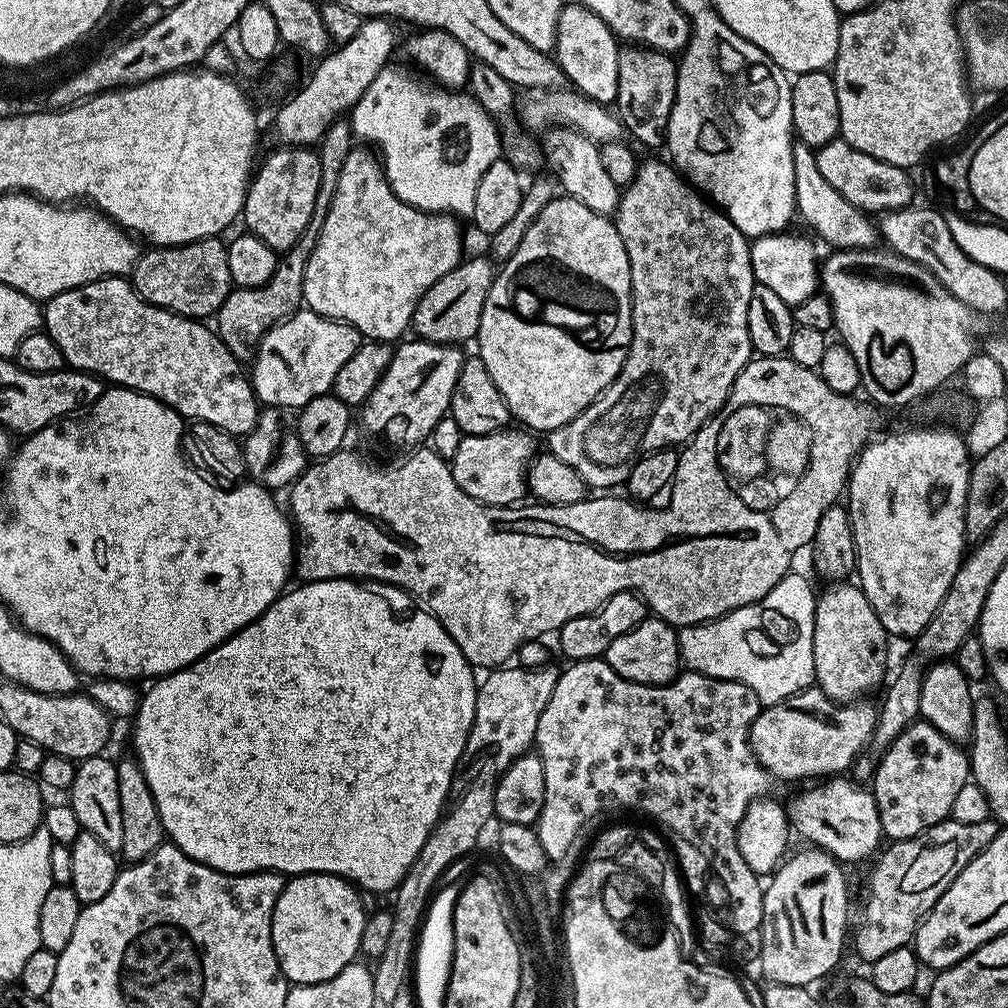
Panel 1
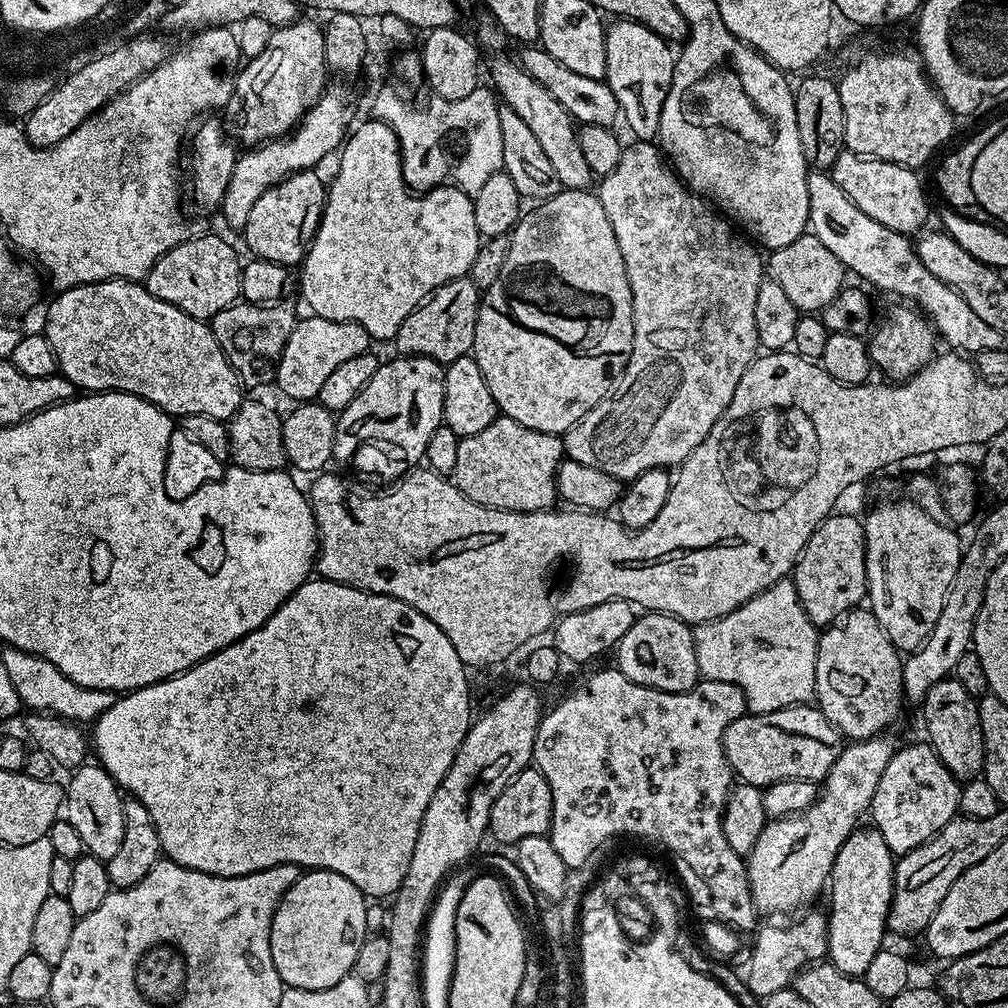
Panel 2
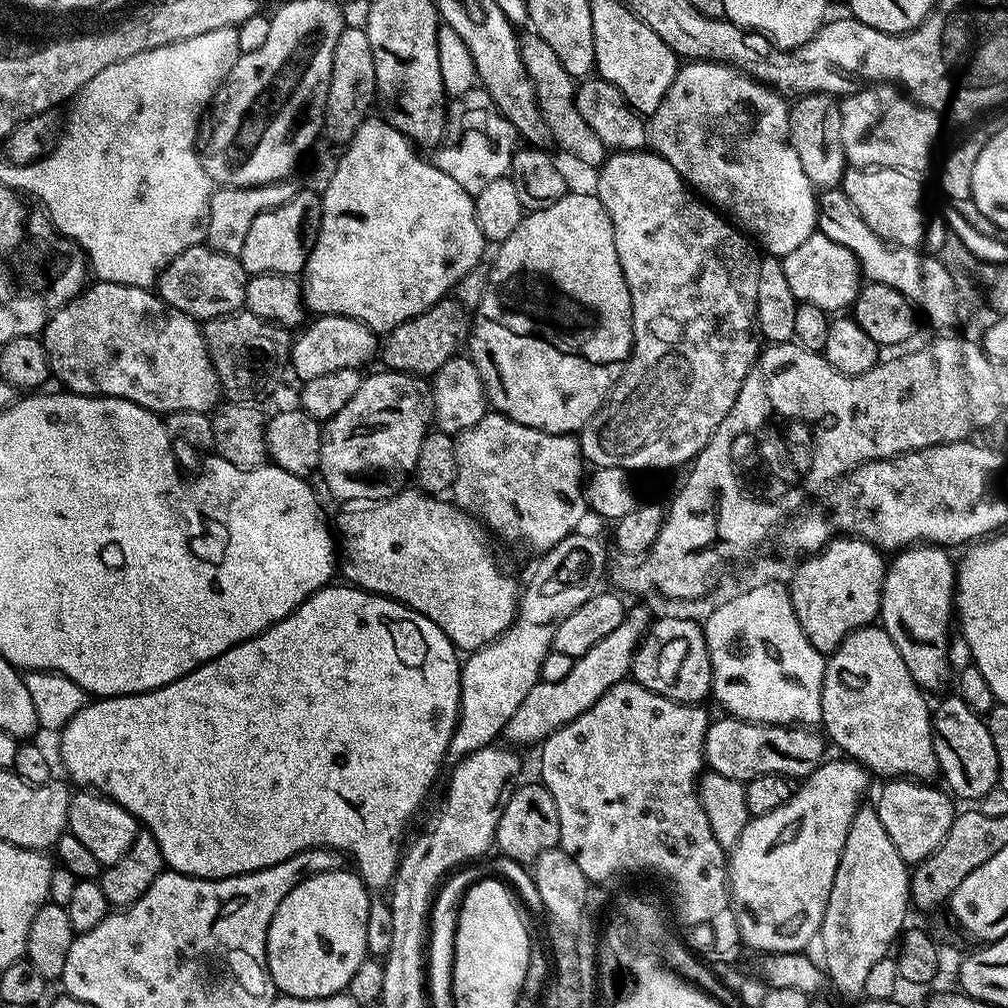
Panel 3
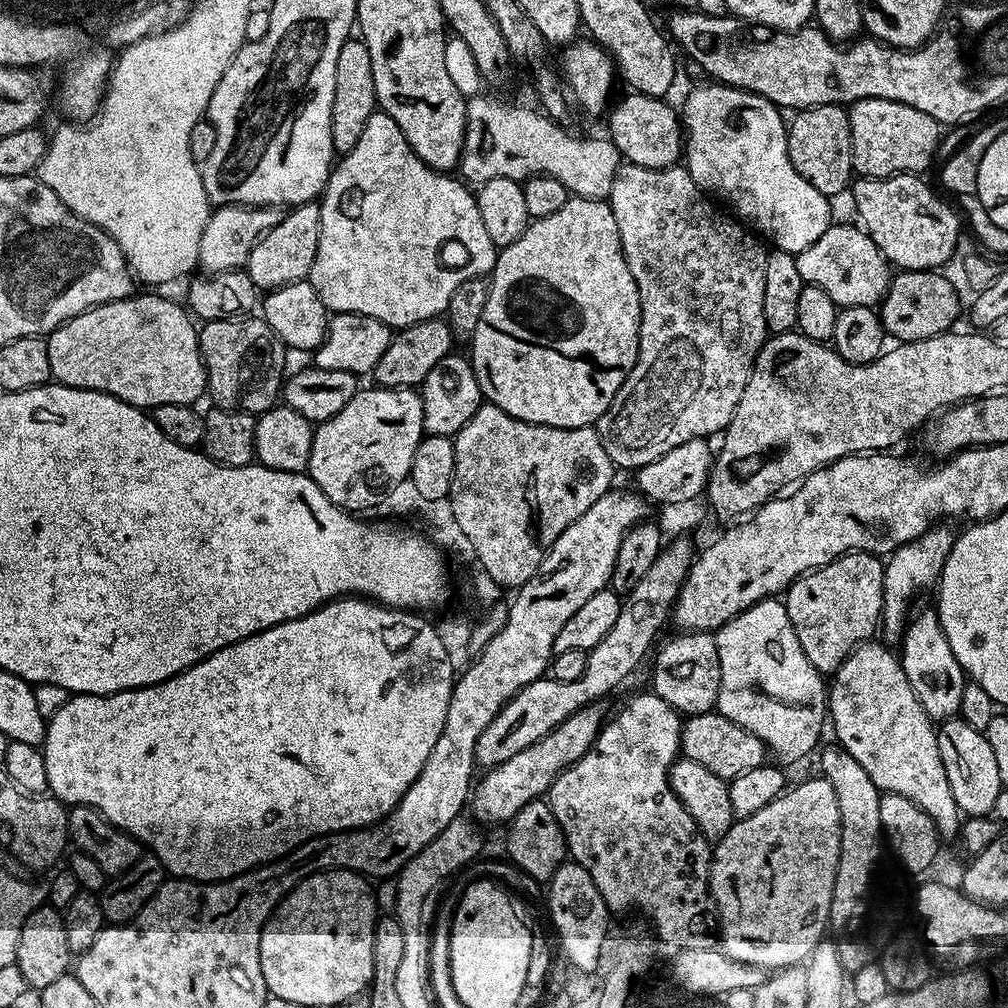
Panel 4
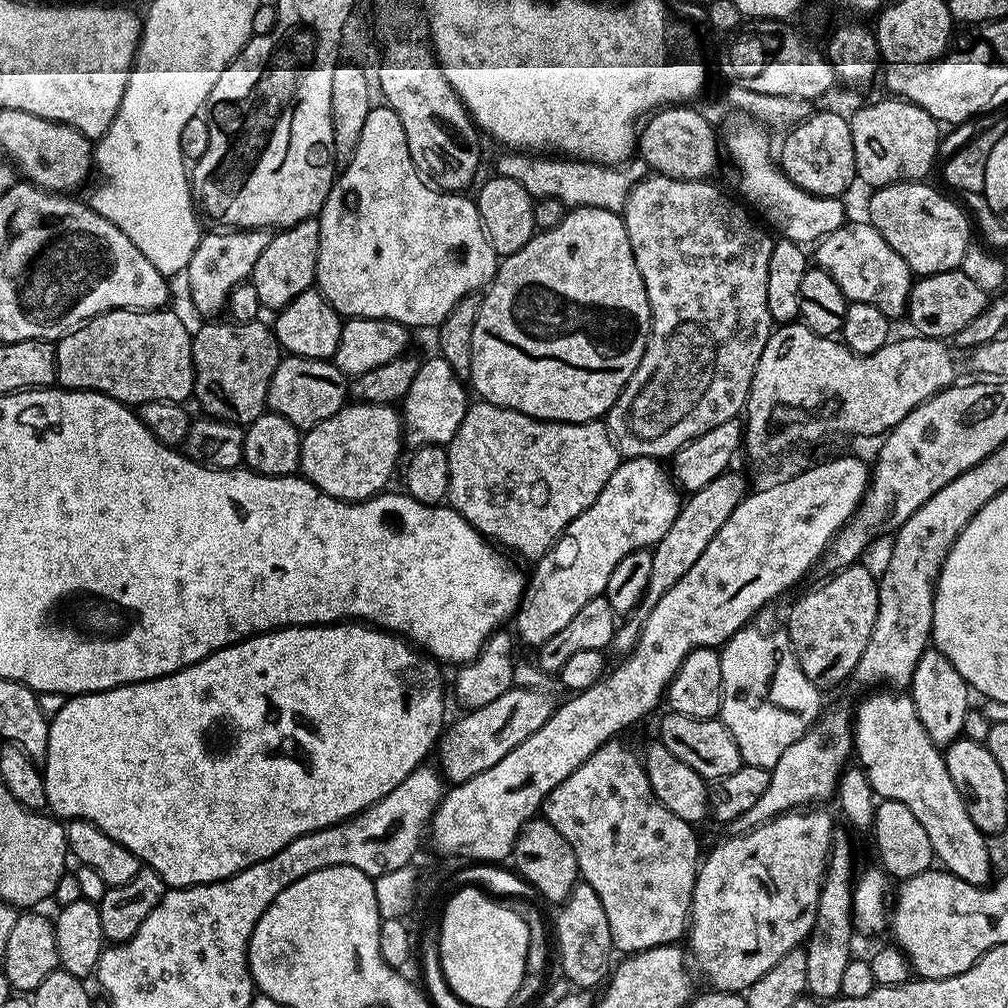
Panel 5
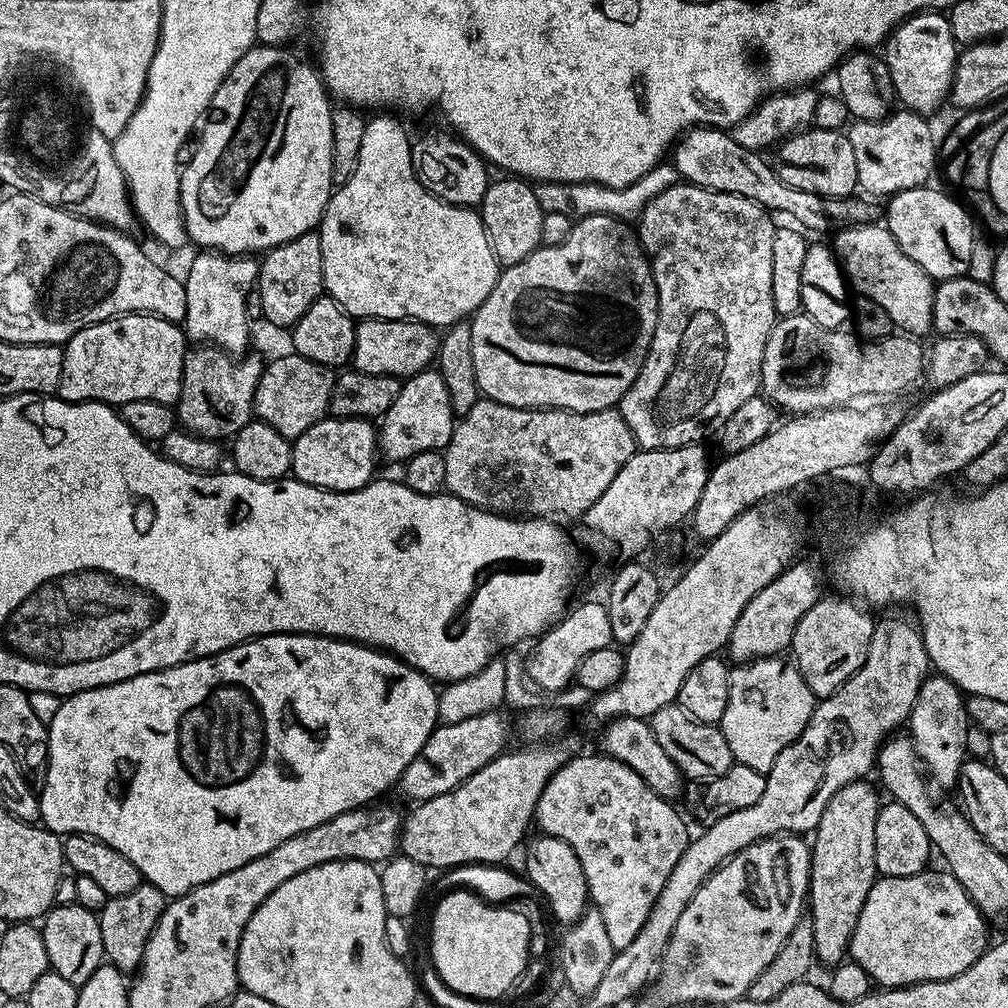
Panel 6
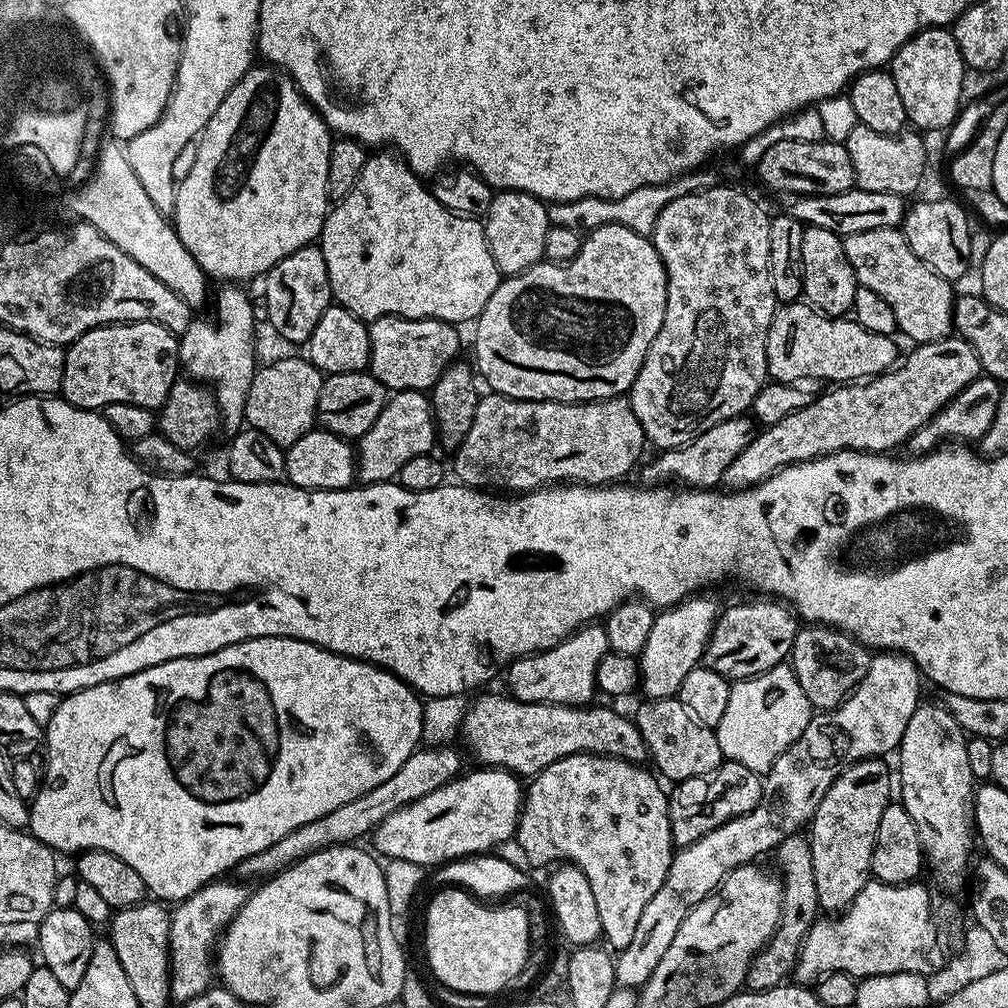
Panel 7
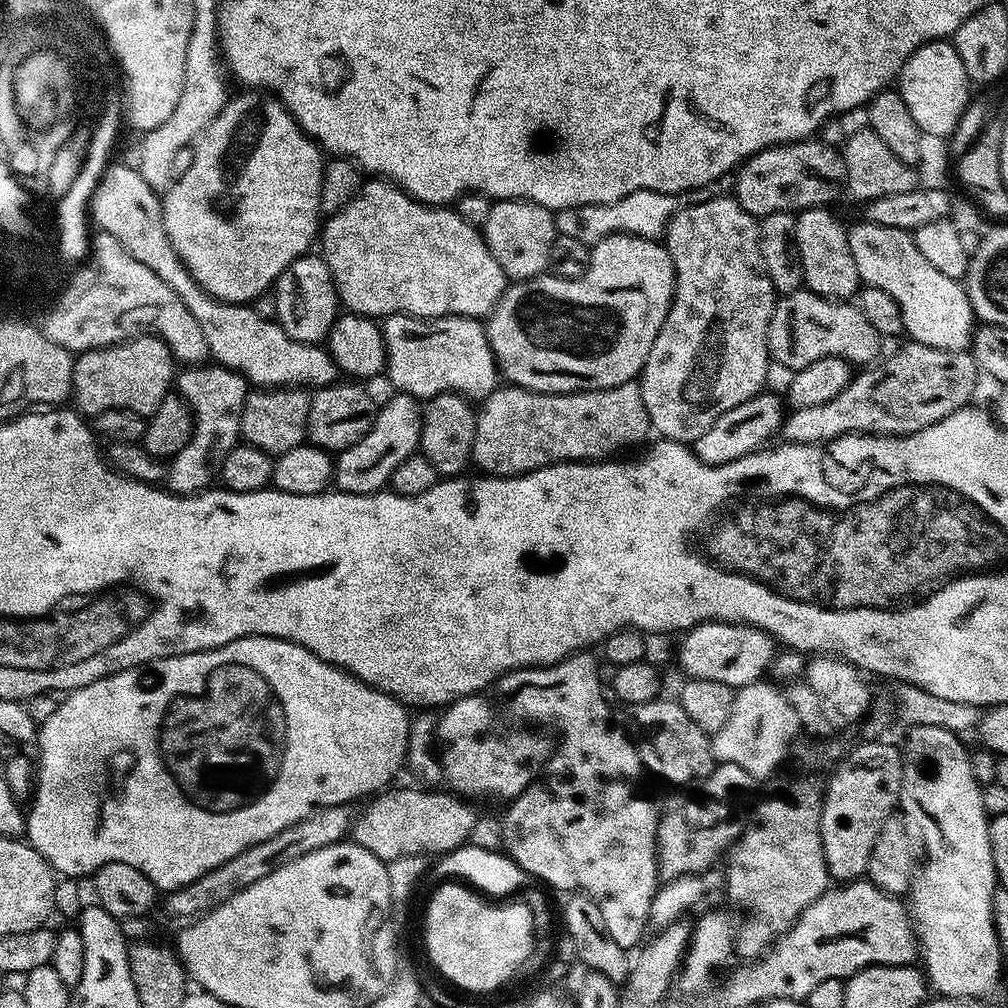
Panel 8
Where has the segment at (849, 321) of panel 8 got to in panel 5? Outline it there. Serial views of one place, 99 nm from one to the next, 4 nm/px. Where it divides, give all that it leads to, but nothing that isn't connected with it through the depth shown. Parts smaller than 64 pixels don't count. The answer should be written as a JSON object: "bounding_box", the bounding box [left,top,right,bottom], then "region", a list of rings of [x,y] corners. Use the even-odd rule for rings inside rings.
{"bounding_box":[743,322,957,460],"region":[[[793,322],[791,324],[779,325],[773,331],[772,337],[766,342],[766,350],[762,350],[762,358],[758,358],[758,366],[754,370],[754,378],[750,386],[750,394],[746,405],[746,417],[743,421],[744,425],[744,442],[743,451],[748,451],[748,456],[752,460],[768,460],[771,456],[780,456],[787,450],[791,444],[800,444],[805,440],[808,444],[816,444],[823,436],[836,436],[839,432],[845,432],[846,435],[852,436],[876,436],[887,434],[892,431],[894,426],[898,426],[898,422],[902,422],[902,418],[906,418],[906,414],[910,414],[910,410],[914,410],[923,400],[929,400],[931,396],[936,396],[939,392],[943,392],[946,388],[951,388],[957,383],[956,376],[956,360],[952,357],[953,349],[949,347],[943,340],[932,340],[928,336],[918,336],[908,334],[905,340],[893,339],[887,344],[883,344],[878,350],[874,350],[874,354],[869,356],[859,356],[849,350],[839,339],[830,336],[820,336],[814,330],[810,330],[802,322]]]}

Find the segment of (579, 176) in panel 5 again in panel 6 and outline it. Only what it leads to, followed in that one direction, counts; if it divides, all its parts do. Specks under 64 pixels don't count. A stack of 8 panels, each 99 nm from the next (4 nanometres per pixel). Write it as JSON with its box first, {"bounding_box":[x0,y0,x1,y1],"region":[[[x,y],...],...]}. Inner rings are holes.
{"bounding_box":[534,162,681,222],"region":[[[661,162],[642,174],[638,182],[630,182],[625,188],[611,188],[601,184],[541,184],[534,187],[534,198],[538,198],[538,206],[544,213],[566,214],[573,218],[581,216],[613,216],[615,220],[632,222],[639,217],[640,211],[650,201],[662,194],[662,190],[670,190],[670,186],[681,183],[678,170],[671,162]]]}

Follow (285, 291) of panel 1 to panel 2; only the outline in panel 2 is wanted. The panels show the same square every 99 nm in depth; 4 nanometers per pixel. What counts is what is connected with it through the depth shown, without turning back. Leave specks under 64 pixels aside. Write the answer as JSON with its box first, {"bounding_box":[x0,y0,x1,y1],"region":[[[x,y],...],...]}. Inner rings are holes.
{"bounding_box":[210,302,298,385],"region":[[[237,302],[210,320],[214,338],[218,346],[222,346],[222,354],[226,354],[230,366],[245,385],[271,385],[275,381],[280,355],[298,323],[295,310],[284,303],[276,302],[269,306]]]}

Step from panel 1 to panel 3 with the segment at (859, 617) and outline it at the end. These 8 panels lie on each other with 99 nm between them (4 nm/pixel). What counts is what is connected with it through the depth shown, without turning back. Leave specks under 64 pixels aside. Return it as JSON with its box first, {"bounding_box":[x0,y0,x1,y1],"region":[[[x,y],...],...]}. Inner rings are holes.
{"bounding_box":[820,626,938,778],"region":[[[869,626],[867,628],[859,628],[851,632],[850,635],[836,647],[835,652],[827,657],[824,666],[824,681],[822,682],[822,714],[820,715],[822,728],[826,733],[827,739],[831,741],[831,743],[833,740],[833,742],[844,751],[841,753],[843,753],[845,757],[857,760],[859,764],[864,765],[864,767],[868,769],[873,777],[928,778],[924,776],[932,775],[935,777],[938,769],[936,767],[936,755],[934,754],[934,742],[932,741],[932,717],[930,715],[930,704],[924,701],[924,696],[925,693],[914,682],[910,670],[906,670],[906,662],[902,662],[902,654],[898,654],[898,646],[894,646],[890,634],[886,634],[884,627]]]}

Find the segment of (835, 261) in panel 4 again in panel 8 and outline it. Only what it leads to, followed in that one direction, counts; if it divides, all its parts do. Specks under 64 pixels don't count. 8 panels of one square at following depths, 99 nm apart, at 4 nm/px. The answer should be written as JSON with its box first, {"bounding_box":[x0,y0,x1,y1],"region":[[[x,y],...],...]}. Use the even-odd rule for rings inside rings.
{"bounding_box":[848,222,974,351],"region":[[[871,222],[859,223],[848,228],[848,237],[850,254],[854,254],[854,266],[858,266],[861,281],[869,288],[886,290],[886,294],[898,302],[904,331],[915,343],[965,351],[971,345],[974,331],[974,313],[965,285],[941,274],[918,251],[913,233]]]}

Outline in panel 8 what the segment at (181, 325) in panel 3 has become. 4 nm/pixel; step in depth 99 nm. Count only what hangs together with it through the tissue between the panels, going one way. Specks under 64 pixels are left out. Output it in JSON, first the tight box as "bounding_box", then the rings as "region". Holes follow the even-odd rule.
{"bounding_box":[71,334,174,418],"region":[[[145,334],[122,344],[112,344],[108,348],[91,348],[88,352],[79,353],[75,362],[71,399],[76,400],[75,407],[88,418],[106,410],[134,410],[134,414],[147,418],[154,414],[154,410],[158,410],[158,402],[170,395],[174,384],[172,351],[164,345],[159,336]]]}

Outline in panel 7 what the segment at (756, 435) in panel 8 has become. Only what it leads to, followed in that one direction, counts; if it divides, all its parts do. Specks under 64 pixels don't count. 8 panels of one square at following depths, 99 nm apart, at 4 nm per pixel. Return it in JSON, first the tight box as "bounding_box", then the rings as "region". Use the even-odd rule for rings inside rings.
{"bounding_box":[643,414,757,490],"region":[[[741,414],[718,422],[710,426],[710,430],[698,434],[698,438],[694,438],[683,448],[661,451],[657,460],[650,461],[648,465],[645,463],[643,465],[643,468],[645,467],[644,476],[648,479],[645,481],[652,486],[664,486],[672,482],[668,480],[681,480],[684,483],[681,485],[692,490],[715,489],[721,483],[726,466],[730,466],[730,462],[734,462],[734,458],[738,458],[738,454],[746,450],[746,446],[752,441],[757,431],[753,417],[748,414]]]}

